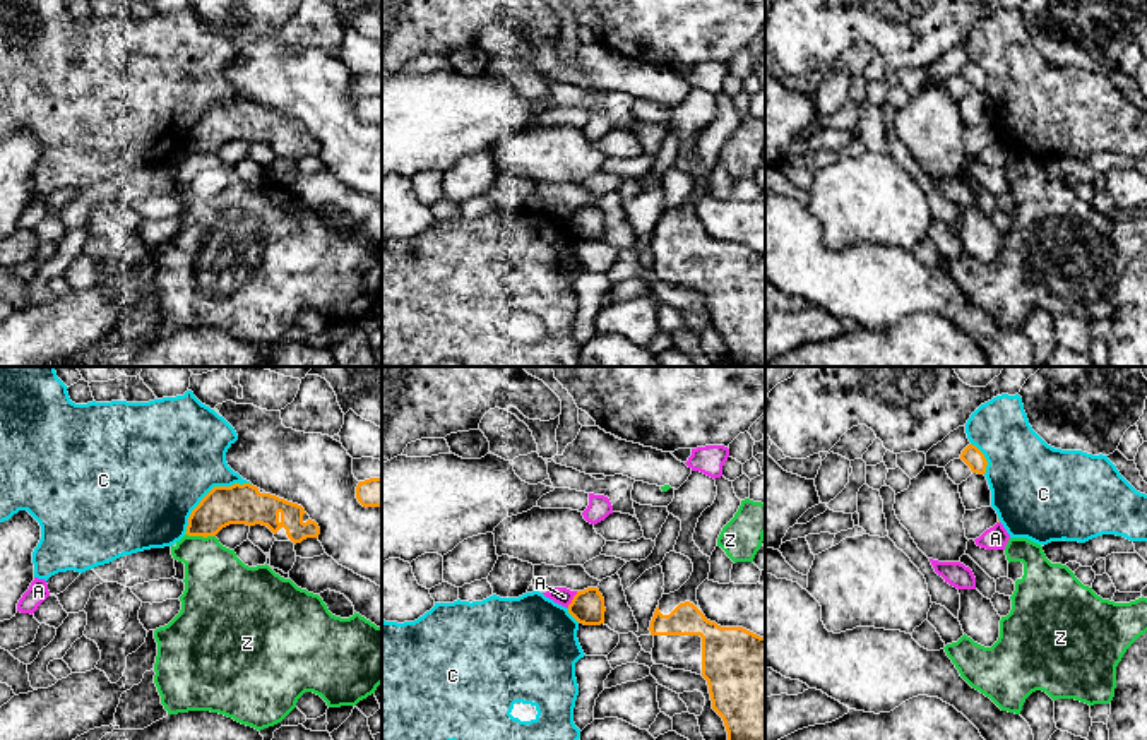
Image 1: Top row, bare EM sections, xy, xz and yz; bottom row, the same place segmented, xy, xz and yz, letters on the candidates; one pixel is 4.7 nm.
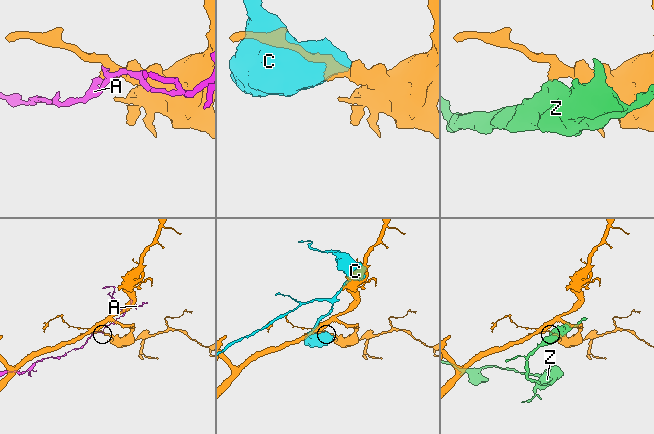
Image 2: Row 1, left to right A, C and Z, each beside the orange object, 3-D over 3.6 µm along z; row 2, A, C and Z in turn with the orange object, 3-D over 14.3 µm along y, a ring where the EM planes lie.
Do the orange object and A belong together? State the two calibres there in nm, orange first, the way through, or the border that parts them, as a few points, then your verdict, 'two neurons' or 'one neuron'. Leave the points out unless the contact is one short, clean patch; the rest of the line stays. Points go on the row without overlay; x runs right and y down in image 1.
calibres 160 and 90 nm; border xz (577, 208), (567, 223); two neurons

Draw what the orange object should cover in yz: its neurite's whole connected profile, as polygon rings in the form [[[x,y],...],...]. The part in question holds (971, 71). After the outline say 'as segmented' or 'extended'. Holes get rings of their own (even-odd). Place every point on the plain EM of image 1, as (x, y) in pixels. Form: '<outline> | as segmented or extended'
[[[969,60],[962,70],[960,75],[971,84],[972,89],[984,91],[988,77],[984,70],[972,60]]] | as segmented

